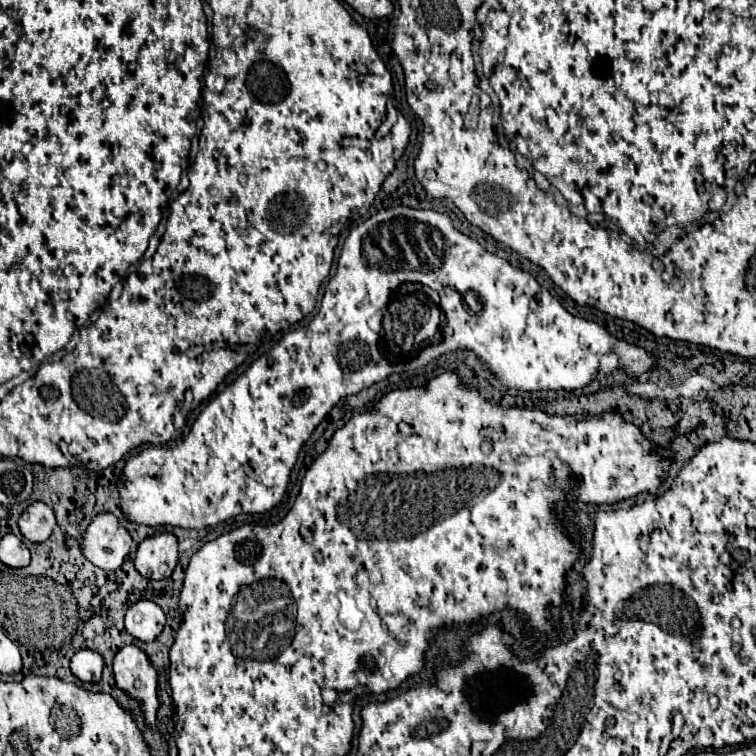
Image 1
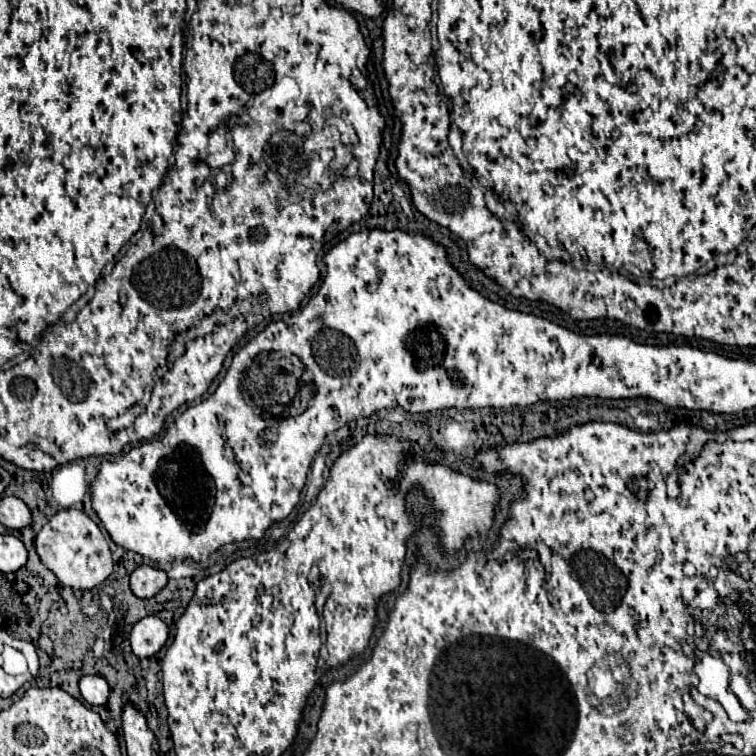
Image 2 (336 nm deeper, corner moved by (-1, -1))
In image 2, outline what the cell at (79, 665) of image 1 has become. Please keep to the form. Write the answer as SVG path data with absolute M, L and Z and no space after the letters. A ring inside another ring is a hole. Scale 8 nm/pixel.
M99 675L81 677L79 689L81 689L83 699L85 699L89 705L105 705L107 699L109 699L109 685L107 685L107 681L105 681L103 677L99 677Z

